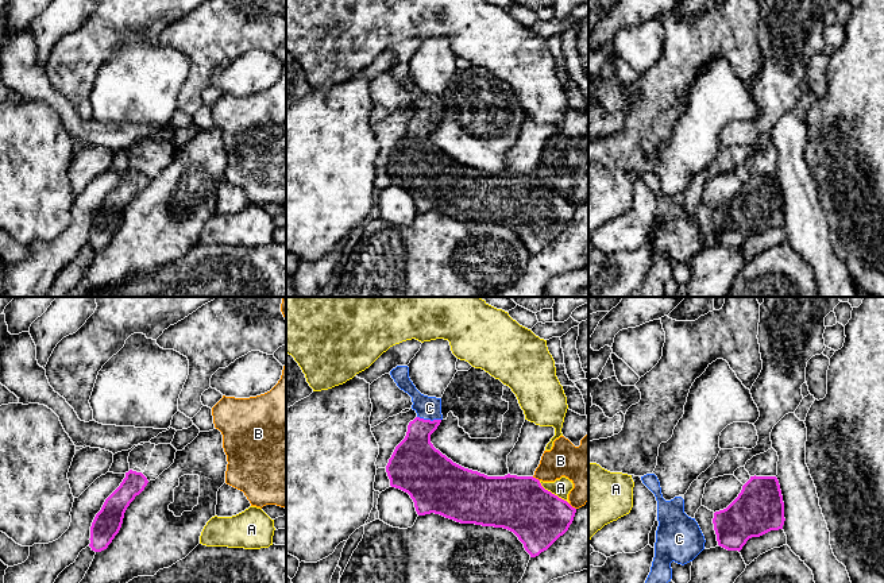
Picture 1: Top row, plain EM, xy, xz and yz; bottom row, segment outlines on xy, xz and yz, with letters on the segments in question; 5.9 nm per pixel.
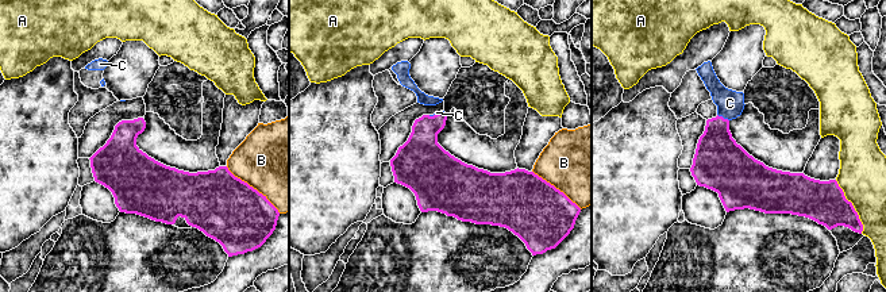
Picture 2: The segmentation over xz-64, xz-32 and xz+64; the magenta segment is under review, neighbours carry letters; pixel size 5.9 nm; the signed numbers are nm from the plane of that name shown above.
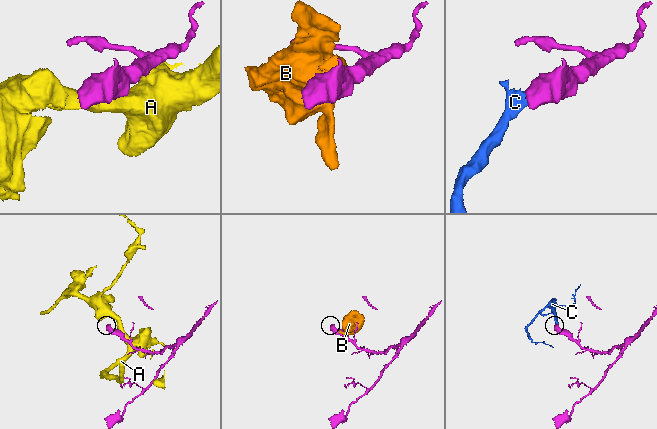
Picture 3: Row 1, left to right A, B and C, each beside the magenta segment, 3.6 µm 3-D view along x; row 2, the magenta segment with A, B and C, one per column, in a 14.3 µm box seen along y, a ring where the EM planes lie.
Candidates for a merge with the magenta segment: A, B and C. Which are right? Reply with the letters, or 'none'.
C

